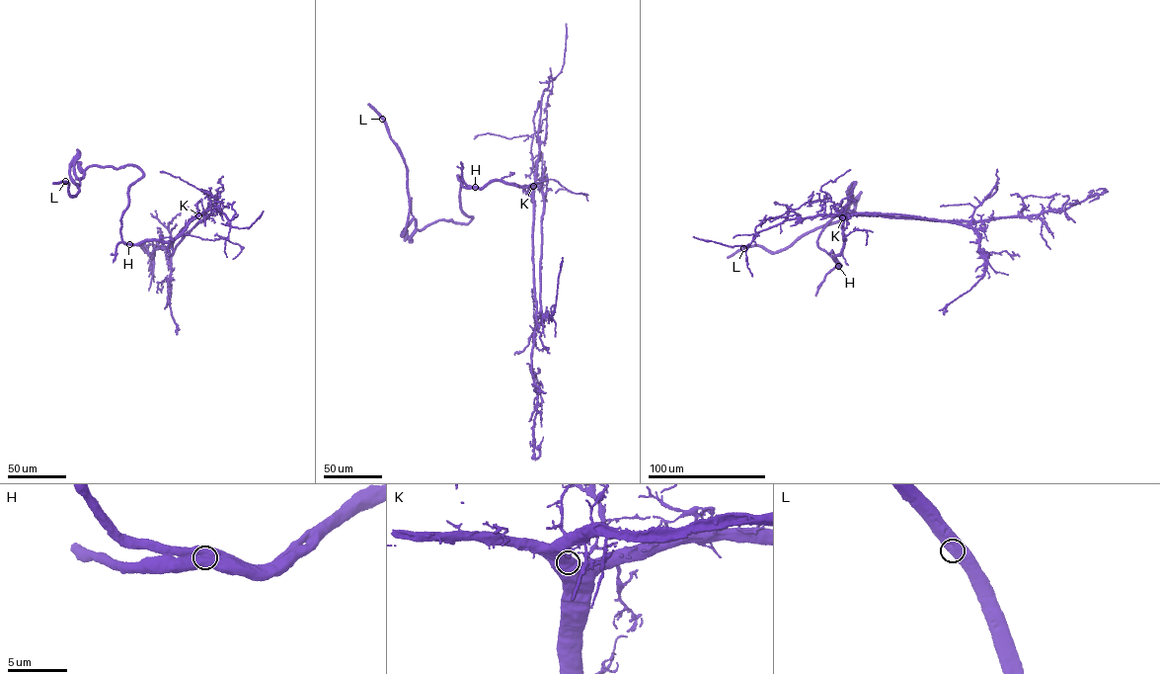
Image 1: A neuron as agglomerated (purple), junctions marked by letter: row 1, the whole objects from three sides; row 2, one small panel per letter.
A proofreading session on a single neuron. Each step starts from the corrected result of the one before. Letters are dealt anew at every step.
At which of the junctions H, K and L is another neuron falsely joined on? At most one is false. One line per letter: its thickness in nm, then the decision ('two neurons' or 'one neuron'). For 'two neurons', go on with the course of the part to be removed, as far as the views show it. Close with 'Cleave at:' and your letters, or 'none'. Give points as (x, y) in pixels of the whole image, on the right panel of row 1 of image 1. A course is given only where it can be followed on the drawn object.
H: 650 nm | one neuron
K: 750 nm | one neuron
L: 800 nm | one neuron
Cleave at: none

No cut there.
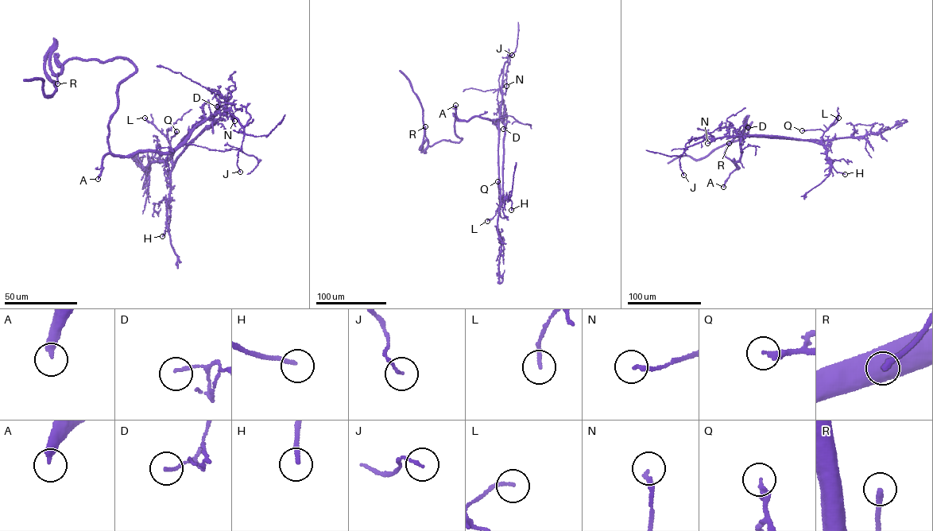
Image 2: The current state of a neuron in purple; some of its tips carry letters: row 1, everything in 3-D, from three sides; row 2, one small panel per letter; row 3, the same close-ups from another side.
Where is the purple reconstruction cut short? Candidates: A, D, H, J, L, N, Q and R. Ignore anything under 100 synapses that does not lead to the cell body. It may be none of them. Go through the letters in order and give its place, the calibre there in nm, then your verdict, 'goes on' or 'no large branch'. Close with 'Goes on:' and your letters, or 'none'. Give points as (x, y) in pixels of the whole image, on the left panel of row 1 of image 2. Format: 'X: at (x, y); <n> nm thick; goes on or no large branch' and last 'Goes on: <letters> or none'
A: at (98, 179); 320 nm thick; goes on
D: at (217, 106); 120 nm thick; no large branch
H: at (162, 236); 160 nm thick; no large branch
J: at (240, 172); 110 nm thick; no large branch
L: at (145, 118); 150 nm thick; no large branch
N: at (234, 121); 180 nm thick; no large branch
Q: at (176, 131); 200 nm thick; no large branch
R: at (57, 83); 240 nm thick; no large branch
Goes on: A

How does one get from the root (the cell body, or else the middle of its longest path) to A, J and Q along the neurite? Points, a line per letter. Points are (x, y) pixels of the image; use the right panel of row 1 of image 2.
A: (737, 168), (723, 187)
J: (737, 168), (741, 141), (738, 137), (725, 136), (705, 139), (684, 149), (679, 160), (683, 175)
Q: (737, 168), (741, 151), (740, 137), (821, 141), (821, 129), (802, 130)

